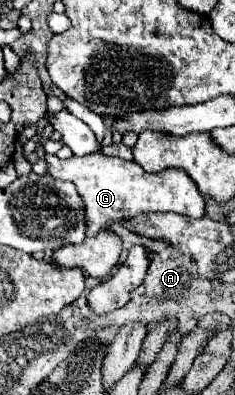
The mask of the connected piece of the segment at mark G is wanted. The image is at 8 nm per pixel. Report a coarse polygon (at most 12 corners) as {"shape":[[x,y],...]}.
{"shape":[[47,154],[47,174],[73,182],[89,236],[141,212],[205,216],[181,168],[151,174],[105,156]]}

